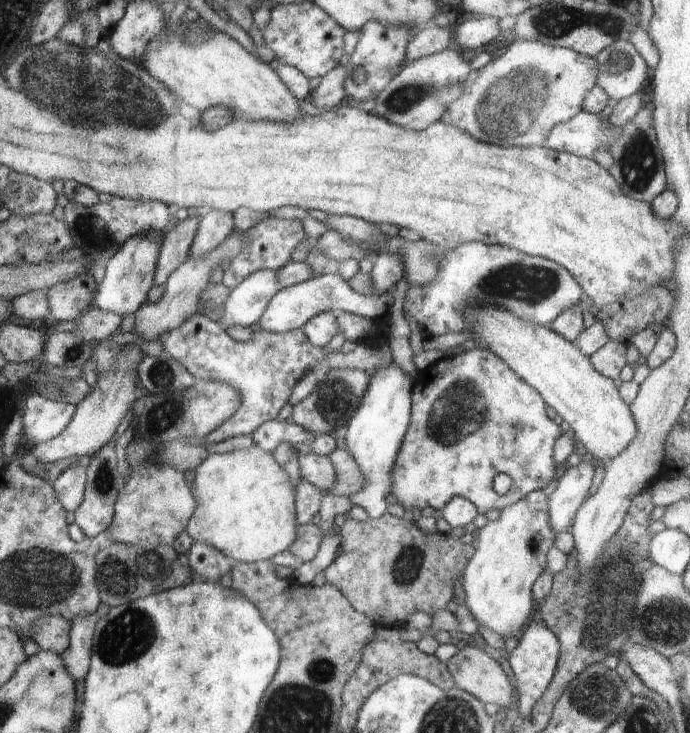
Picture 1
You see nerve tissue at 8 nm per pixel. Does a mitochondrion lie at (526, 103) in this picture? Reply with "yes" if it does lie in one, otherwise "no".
yes

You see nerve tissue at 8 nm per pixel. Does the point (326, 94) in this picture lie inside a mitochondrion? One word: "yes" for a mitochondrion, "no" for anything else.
no

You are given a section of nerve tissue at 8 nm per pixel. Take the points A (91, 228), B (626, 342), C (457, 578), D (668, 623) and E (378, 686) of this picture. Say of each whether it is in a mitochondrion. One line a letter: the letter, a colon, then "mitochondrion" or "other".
A: mitochondrion
B: other
C: other
D: mitochondrion
E: other

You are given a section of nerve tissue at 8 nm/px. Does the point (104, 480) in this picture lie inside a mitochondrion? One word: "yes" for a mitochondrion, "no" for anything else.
yes

